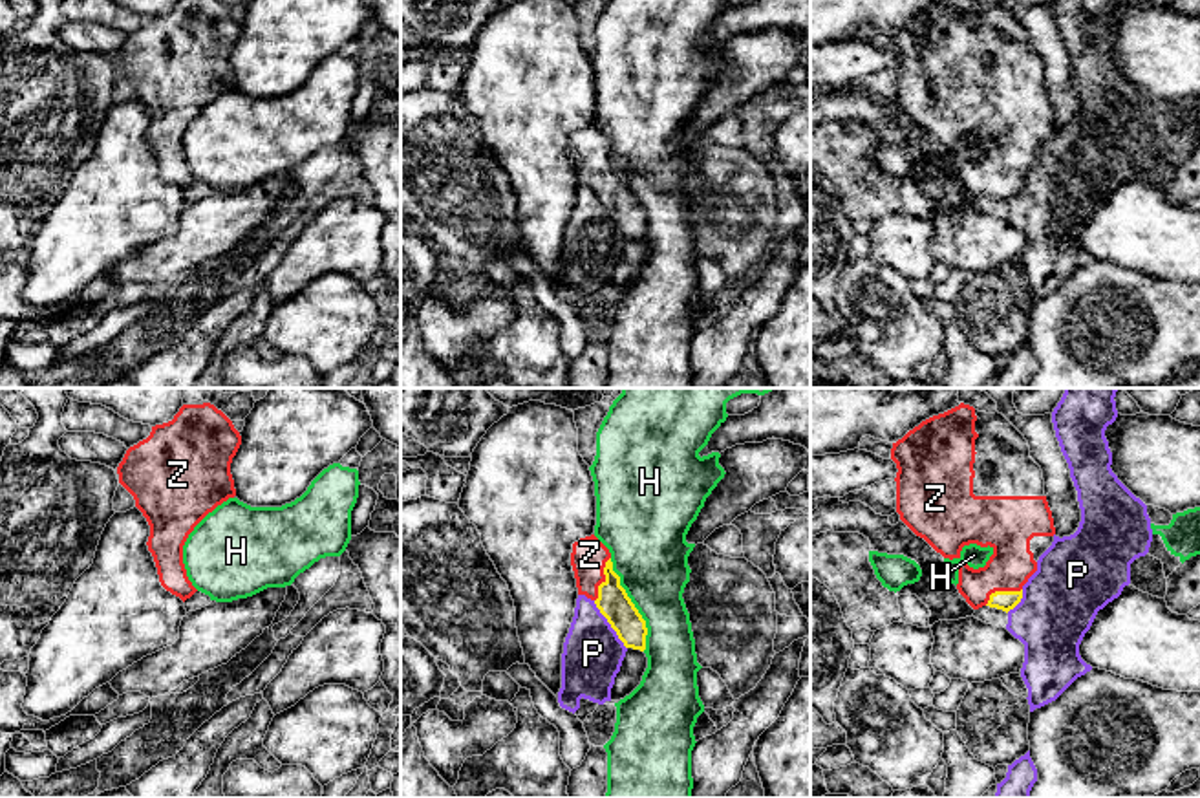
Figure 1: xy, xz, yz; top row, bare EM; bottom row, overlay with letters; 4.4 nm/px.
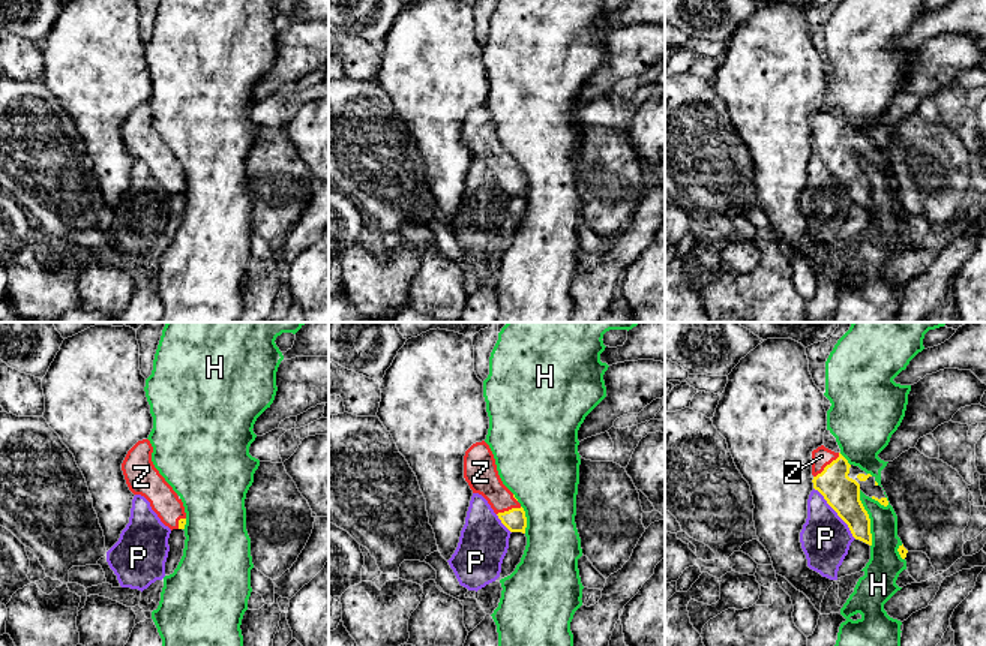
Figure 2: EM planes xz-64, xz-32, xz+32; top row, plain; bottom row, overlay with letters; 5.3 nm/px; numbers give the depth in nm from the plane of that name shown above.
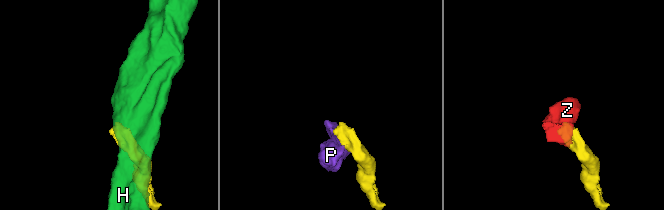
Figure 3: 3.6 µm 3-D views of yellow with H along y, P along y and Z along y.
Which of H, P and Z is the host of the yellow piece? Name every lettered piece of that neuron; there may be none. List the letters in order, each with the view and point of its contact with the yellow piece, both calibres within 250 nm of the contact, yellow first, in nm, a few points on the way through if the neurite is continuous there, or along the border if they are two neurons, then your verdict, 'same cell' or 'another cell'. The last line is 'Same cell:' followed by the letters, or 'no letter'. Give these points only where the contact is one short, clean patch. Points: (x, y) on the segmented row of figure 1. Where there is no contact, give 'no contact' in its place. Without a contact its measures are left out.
H: contact xz (633, 604); calibres 140 and 340 nm; another cell
P: contact xz (610, 623); calibres 140 and 260 nm; another cell
Z: contact xz (606, 579); calibres 140 and 160 nm; way xz (613, 603), (606, 592), (606, 579), (591, 564), (589, 555); same cell
Same cell: Z

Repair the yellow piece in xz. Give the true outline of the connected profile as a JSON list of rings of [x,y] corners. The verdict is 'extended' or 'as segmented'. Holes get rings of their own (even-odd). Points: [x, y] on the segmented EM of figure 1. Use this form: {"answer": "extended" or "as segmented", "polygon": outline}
{"answer": "extended", "polygon": [[[595,536],[573,544],[571,566],[578,595],[591,598],[626,648],[646,650],[646,620],[620,586],[609,549]]]}

